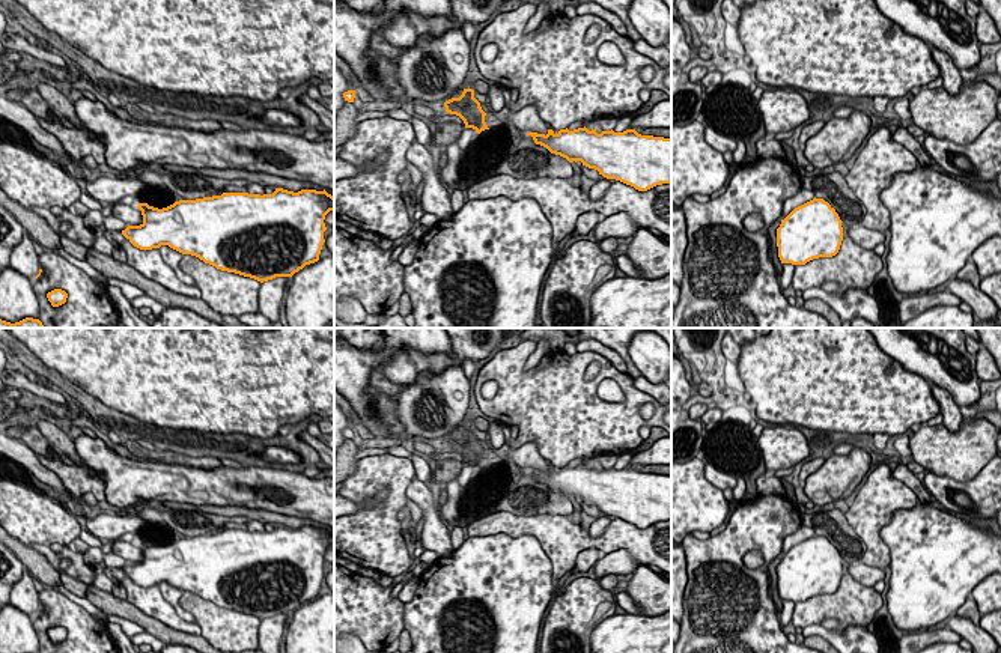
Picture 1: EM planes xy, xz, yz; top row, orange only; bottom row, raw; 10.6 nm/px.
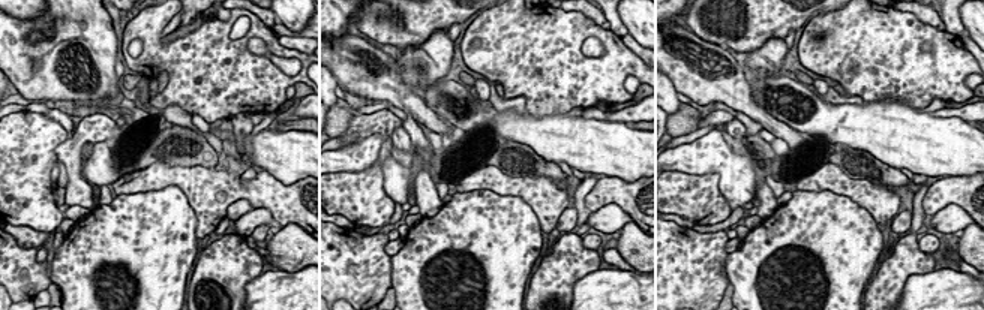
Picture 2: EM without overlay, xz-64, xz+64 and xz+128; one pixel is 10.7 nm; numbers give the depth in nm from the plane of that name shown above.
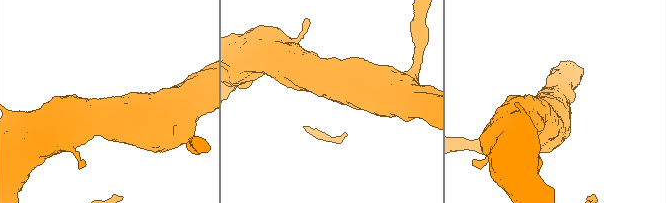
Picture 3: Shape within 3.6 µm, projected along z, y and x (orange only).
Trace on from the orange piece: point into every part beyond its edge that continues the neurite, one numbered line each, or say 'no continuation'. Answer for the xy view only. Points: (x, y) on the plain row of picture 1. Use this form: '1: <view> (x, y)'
no continuation

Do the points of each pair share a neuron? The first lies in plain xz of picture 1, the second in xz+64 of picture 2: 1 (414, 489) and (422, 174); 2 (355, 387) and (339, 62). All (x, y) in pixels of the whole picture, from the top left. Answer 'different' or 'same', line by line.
1: same
2: different

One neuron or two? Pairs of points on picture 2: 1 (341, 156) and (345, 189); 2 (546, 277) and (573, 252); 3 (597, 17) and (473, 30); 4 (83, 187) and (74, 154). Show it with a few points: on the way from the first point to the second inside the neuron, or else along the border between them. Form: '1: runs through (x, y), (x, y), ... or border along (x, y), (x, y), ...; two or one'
1: border along (377, 159), (372, 165), (359, 171), (335, 172); two
2: runs through (552, 273), (567, 258); one
3: border along (584, 15), (608, 30); two
4: runs through (75, 180), (74, 162); one

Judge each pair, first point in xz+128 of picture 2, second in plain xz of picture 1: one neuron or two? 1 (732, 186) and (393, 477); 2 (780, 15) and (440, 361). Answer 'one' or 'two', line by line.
1: two
2: one

